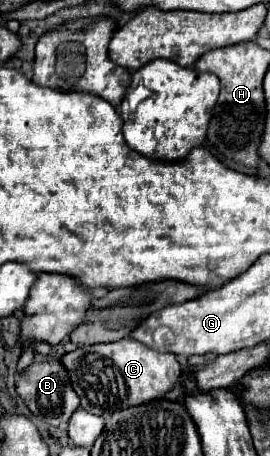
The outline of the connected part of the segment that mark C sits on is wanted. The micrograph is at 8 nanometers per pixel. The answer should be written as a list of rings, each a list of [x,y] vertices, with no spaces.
[[[135,338],[79,346],[75,352],[63,354],[61,360],[69,372],[69,380],[77,396],[81,398],[81,408],[97,416],[163,398],[165,392],[169,392],[181,380],[181,364],[175,354],[151,350]]]

